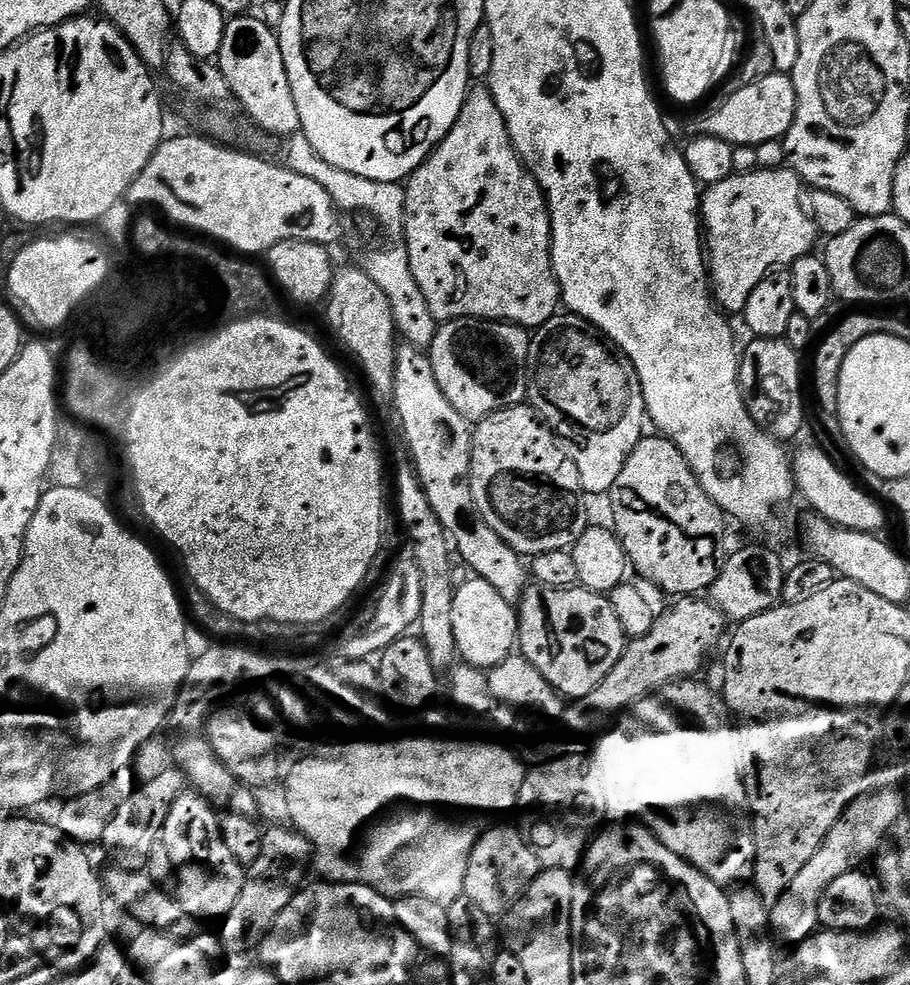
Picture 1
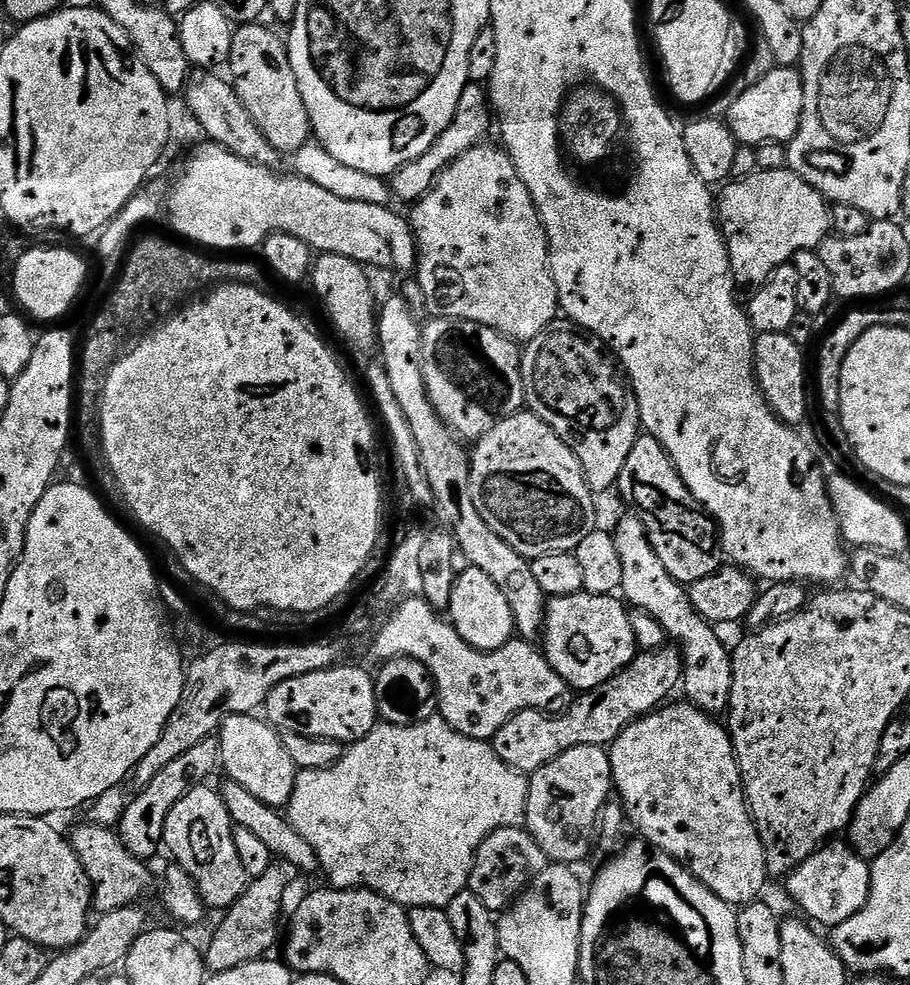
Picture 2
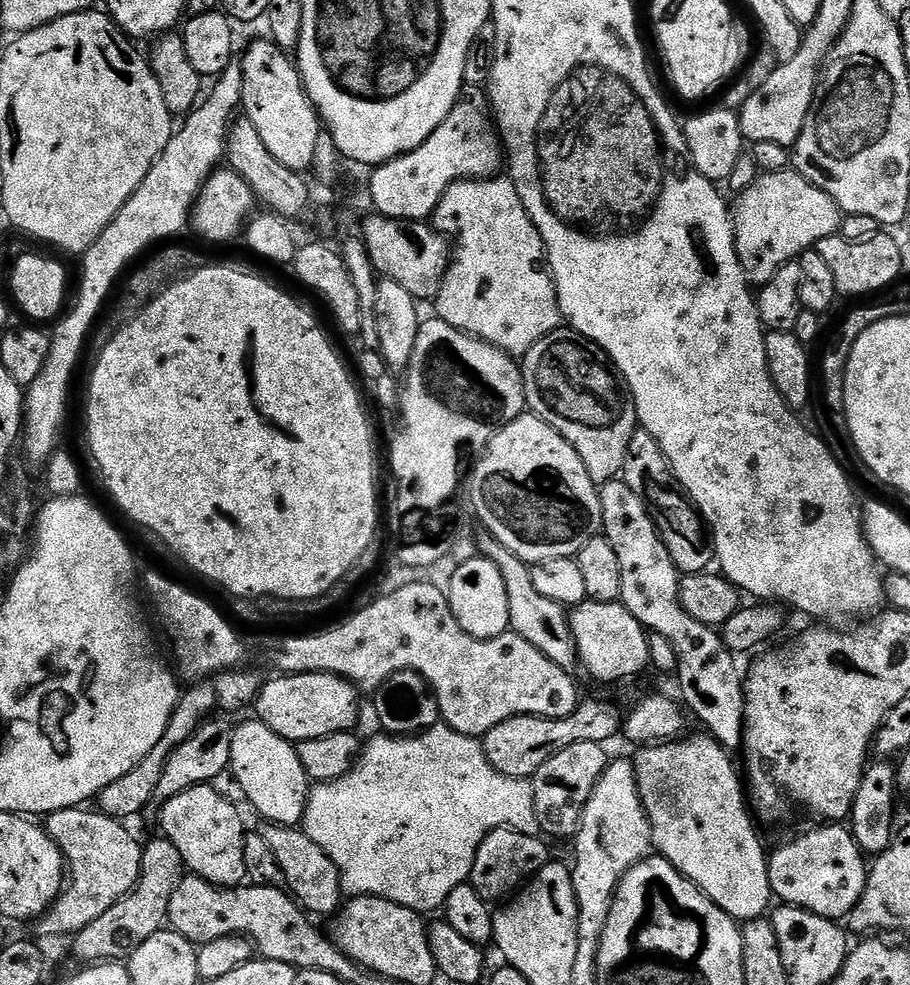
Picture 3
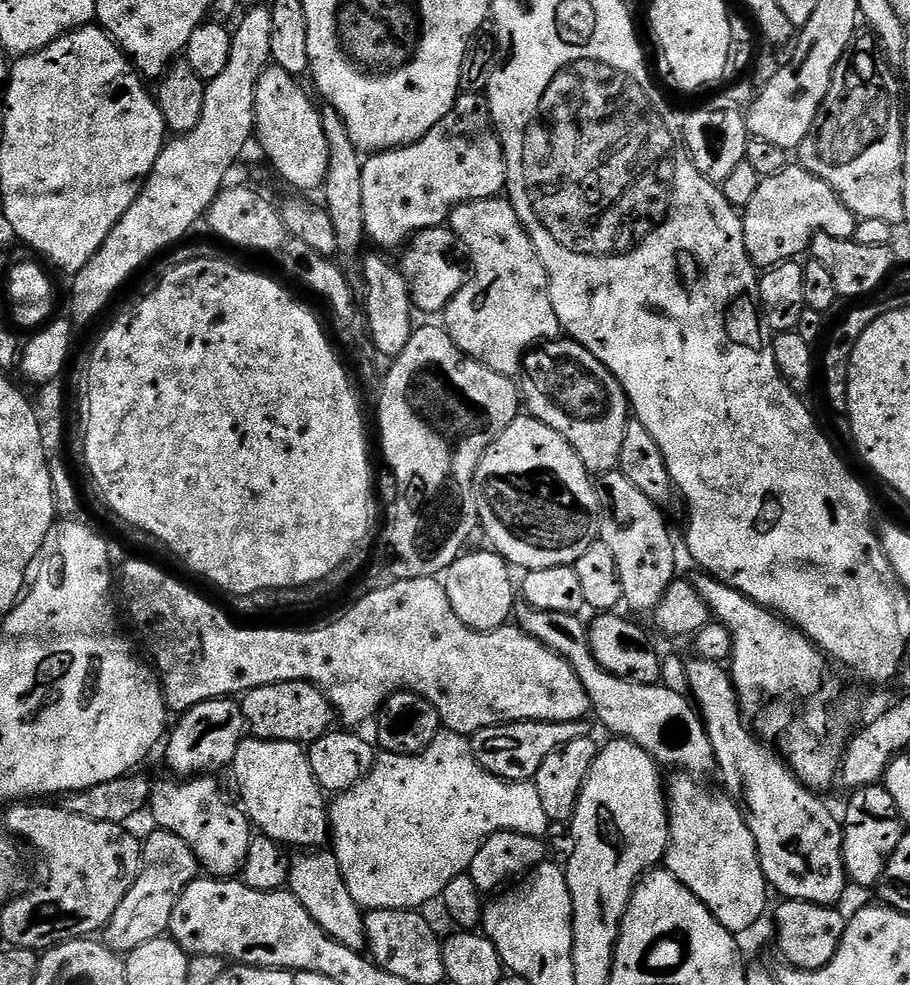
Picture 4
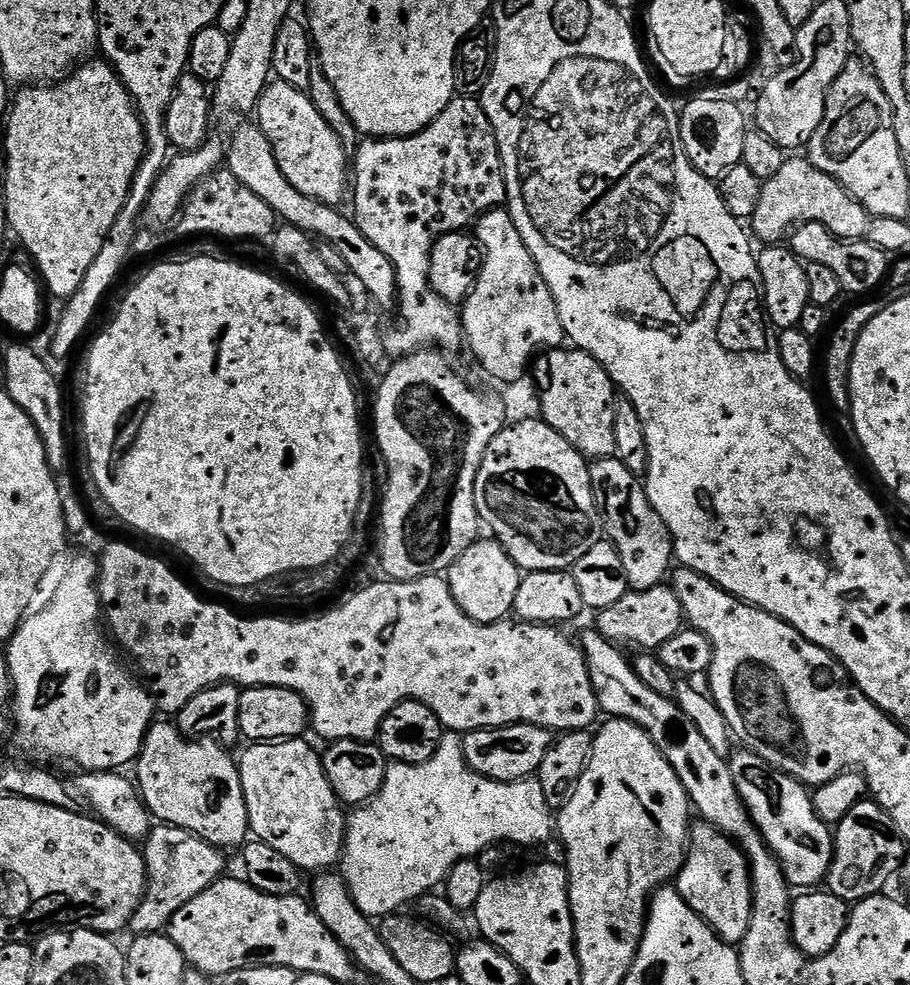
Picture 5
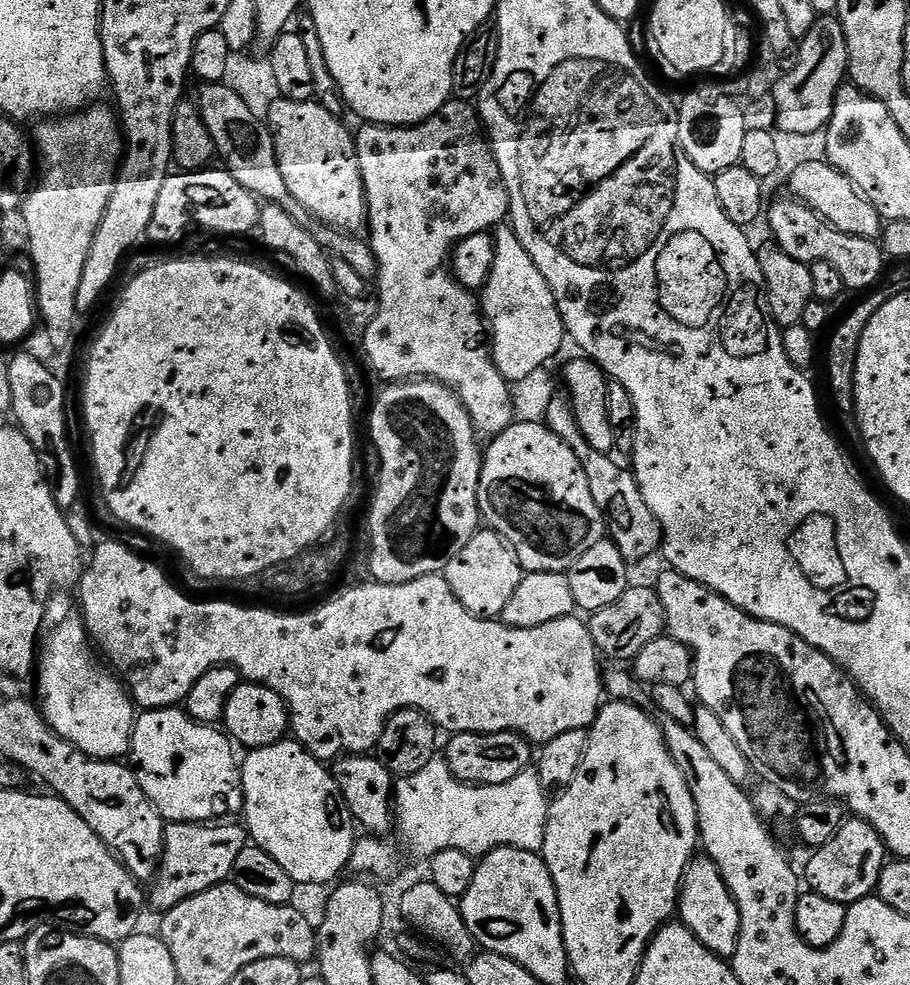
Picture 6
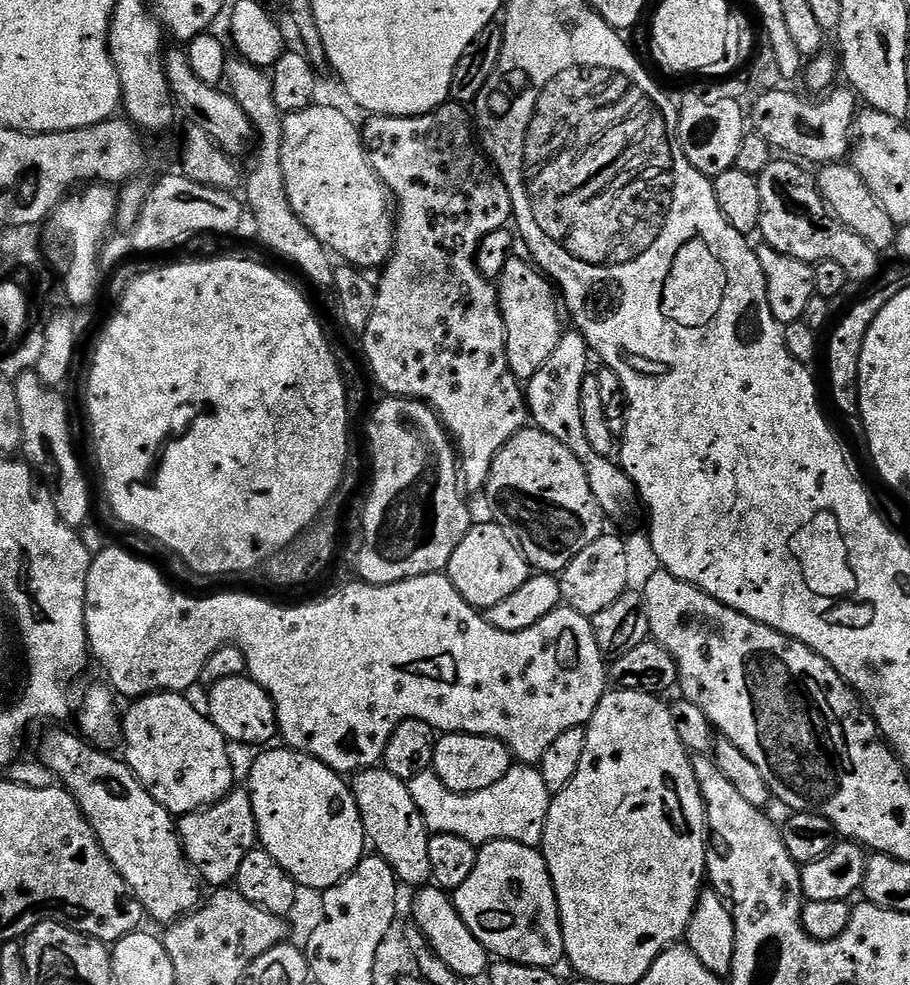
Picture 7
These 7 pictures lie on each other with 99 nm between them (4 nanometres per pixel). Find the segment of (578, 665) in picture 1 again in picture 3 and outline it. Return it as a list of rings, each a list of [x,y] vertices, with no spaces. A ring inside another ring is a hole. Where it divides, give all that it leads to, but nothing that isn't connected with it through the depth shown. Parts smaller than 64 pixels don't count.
[[[587,599],[571,609],[568,621],[574,634],[580,668],[594,679],[612,684],[615,680],[628,680],[649,667],[648,632],[623,604]]]

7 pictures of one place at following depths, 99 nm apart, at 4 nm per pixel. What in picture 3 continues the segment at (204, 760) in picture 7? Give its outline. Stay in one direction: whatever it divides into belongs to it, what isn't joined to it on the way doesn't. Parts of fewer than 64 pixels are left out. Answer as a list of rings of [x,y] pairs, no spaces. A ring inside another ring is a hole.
[[[199,784],[198,786],[194,786],[190,790],[186,790],[182,794],[178,794],[174,798],[170,798],[164,805],[159,809],[160,811],[160,828],[162,831],[163,839],[168,840],[176,847],[178,850],[178,854],[182,859],[184,859],[185,869],[191,875],[200,876],[206,882],[210,882],[211,884],[217,884],[219,888],[235,888],[237,886],[243,885],[245,883],[246,877],[244,875],[244,838],[246,835],[246,829],[244,829],[244,824],[240,821],[240,812],[235,808],[234,805],[231,804],[230,801],[227,800],[226,797],[223,796],[220,792],[215,792],[215,787]]]

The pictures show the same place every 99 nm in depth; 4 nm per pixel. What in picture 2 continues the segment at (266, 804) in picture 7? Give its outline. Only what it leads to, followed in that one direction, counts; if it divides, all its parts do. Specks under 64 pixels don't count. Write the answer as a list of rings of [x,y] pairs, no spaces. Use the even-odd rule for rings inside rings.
[[[255,715],[226,716],[220,723],[220,764],[231,783],[242,786],[258,802],[266,802],[272,808],[283,809],[294,794],[297,767],[283,746],[281,733],[263,719],[255,720]]]

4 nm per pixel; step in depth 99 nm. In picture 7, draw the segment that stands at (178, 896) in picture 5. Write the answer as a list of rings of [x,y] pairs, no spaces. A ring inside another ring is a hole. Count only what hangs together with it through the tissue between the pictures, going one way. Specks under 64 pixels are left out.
[[[233,790],[216,804],[211,804],[208,808],[202,808],[199,812],[191,812],[189,816],[179,817],[178,831],[180,844],[184,848],[184,855],[188,857],[193,866],[198,866],[198,872],[203,883],[205,885],[216,884],[212,886],[231,885],[238,874],[238,866],[242,866],[242,858],[246,858],[246,854],[254,851],[258,844],[252,797],[248,795],[247,791]]]

